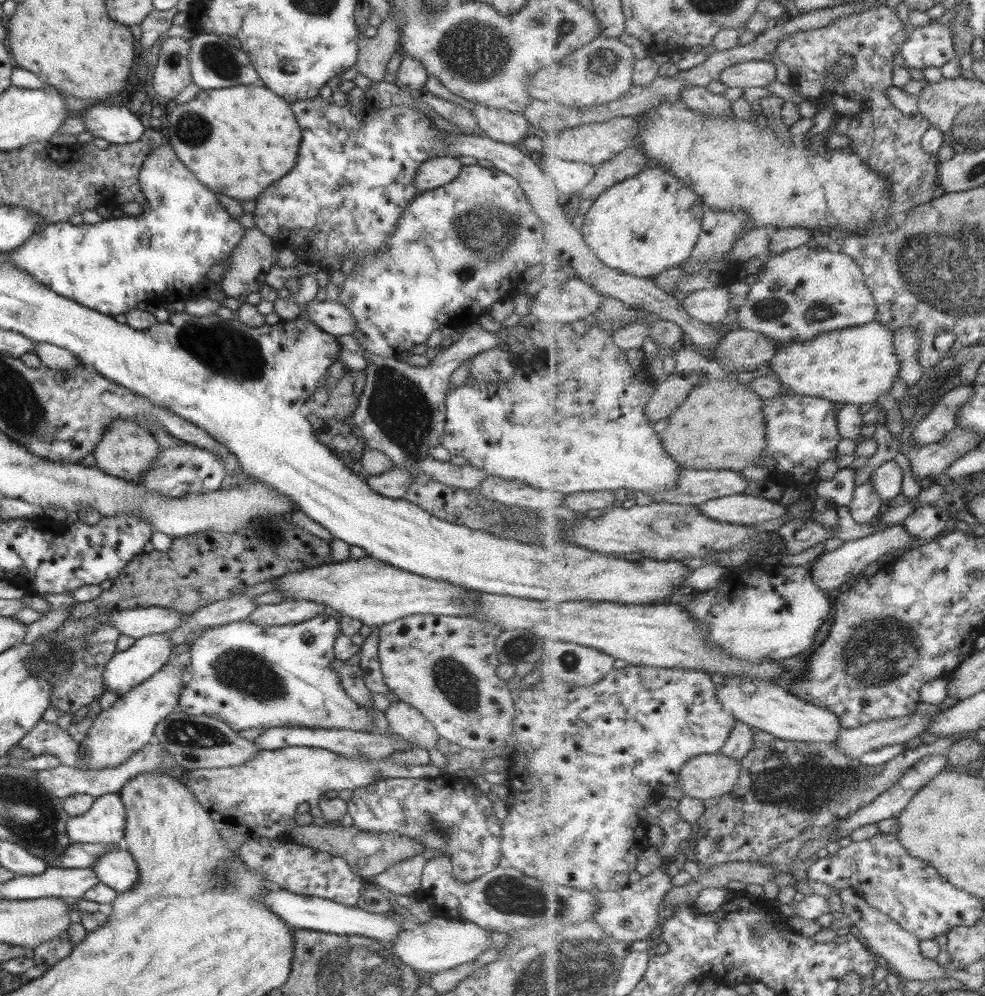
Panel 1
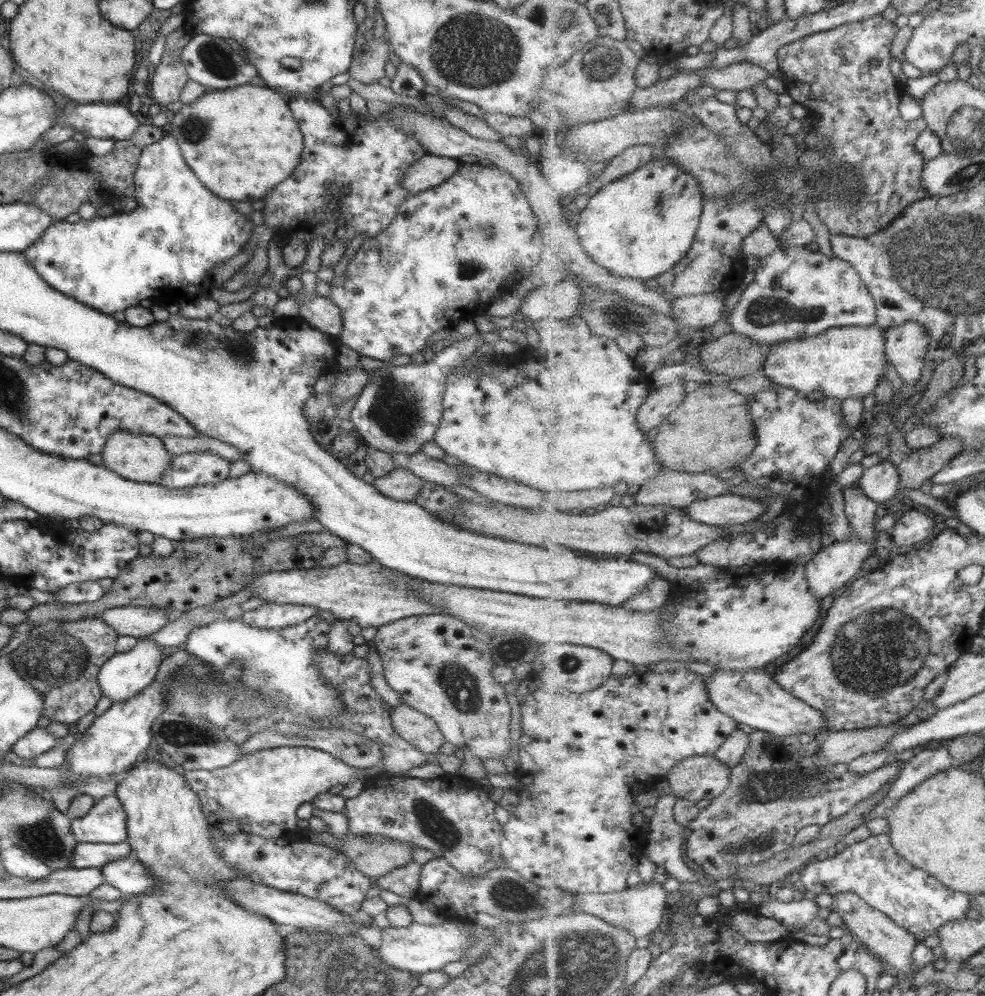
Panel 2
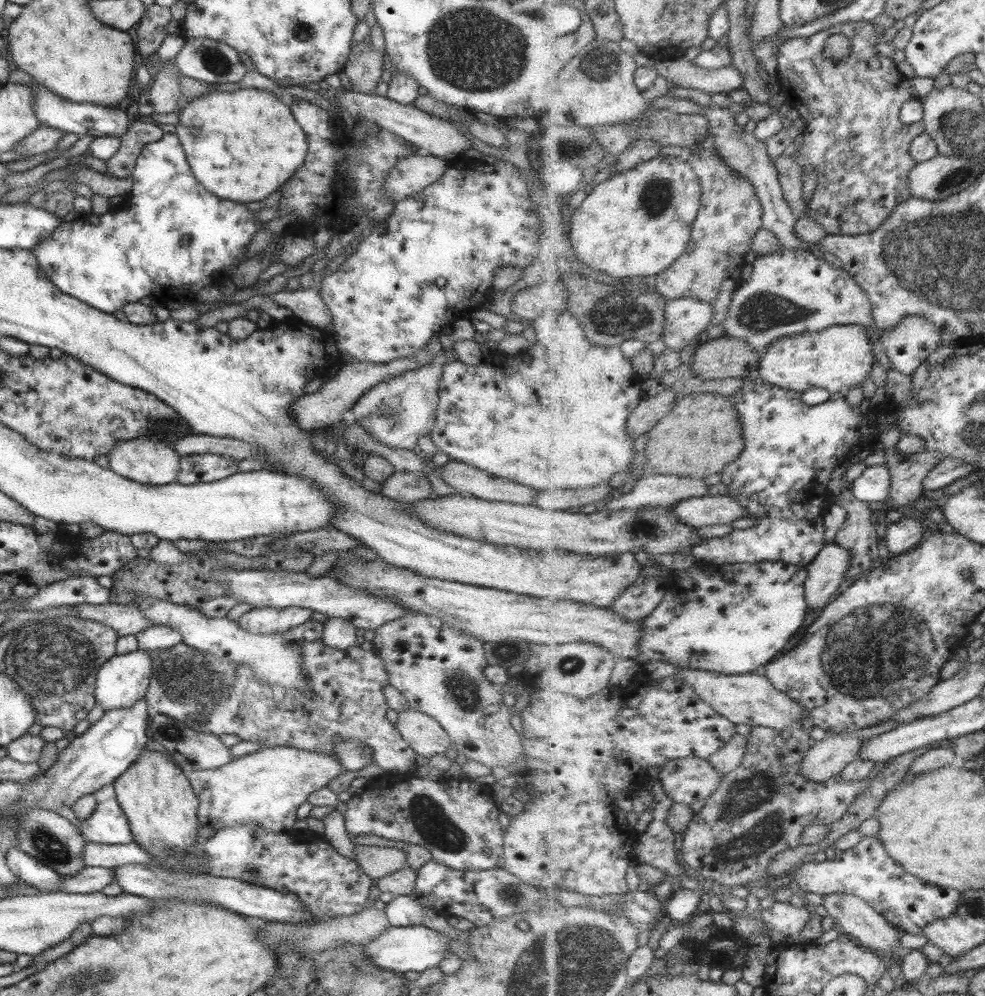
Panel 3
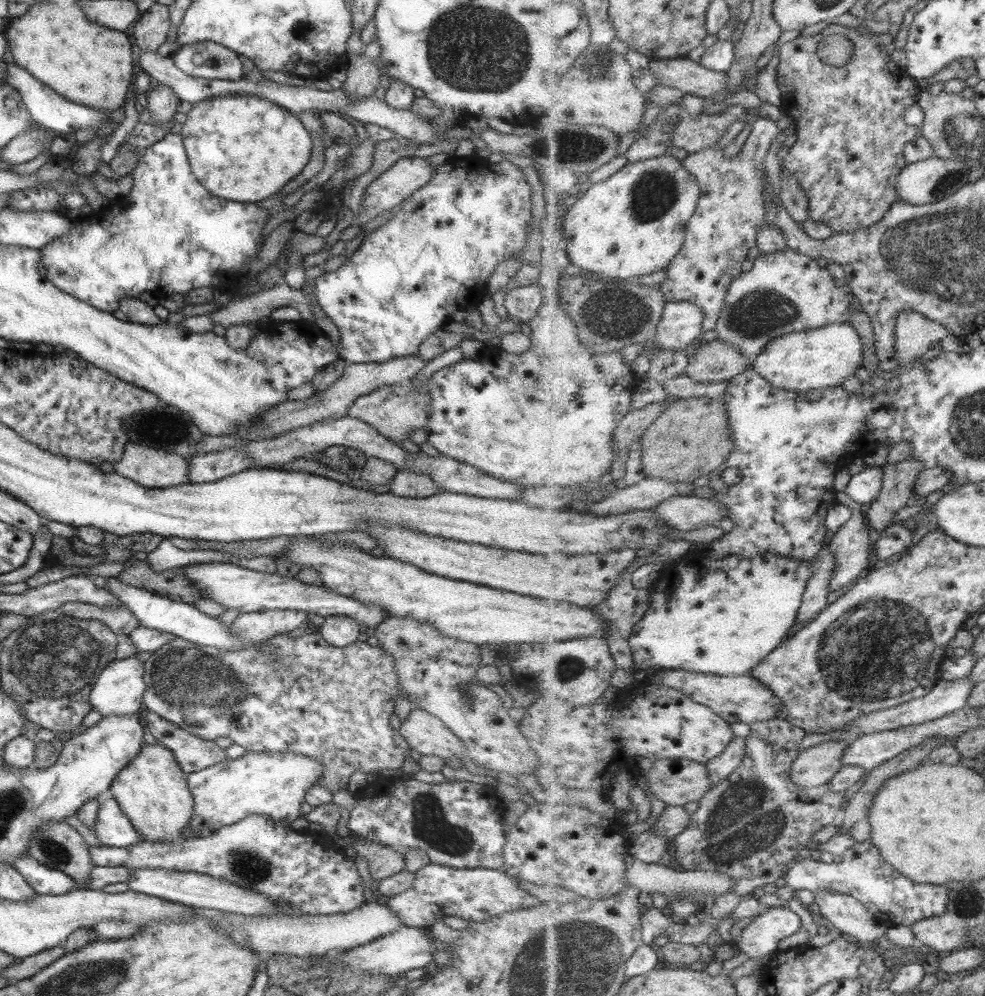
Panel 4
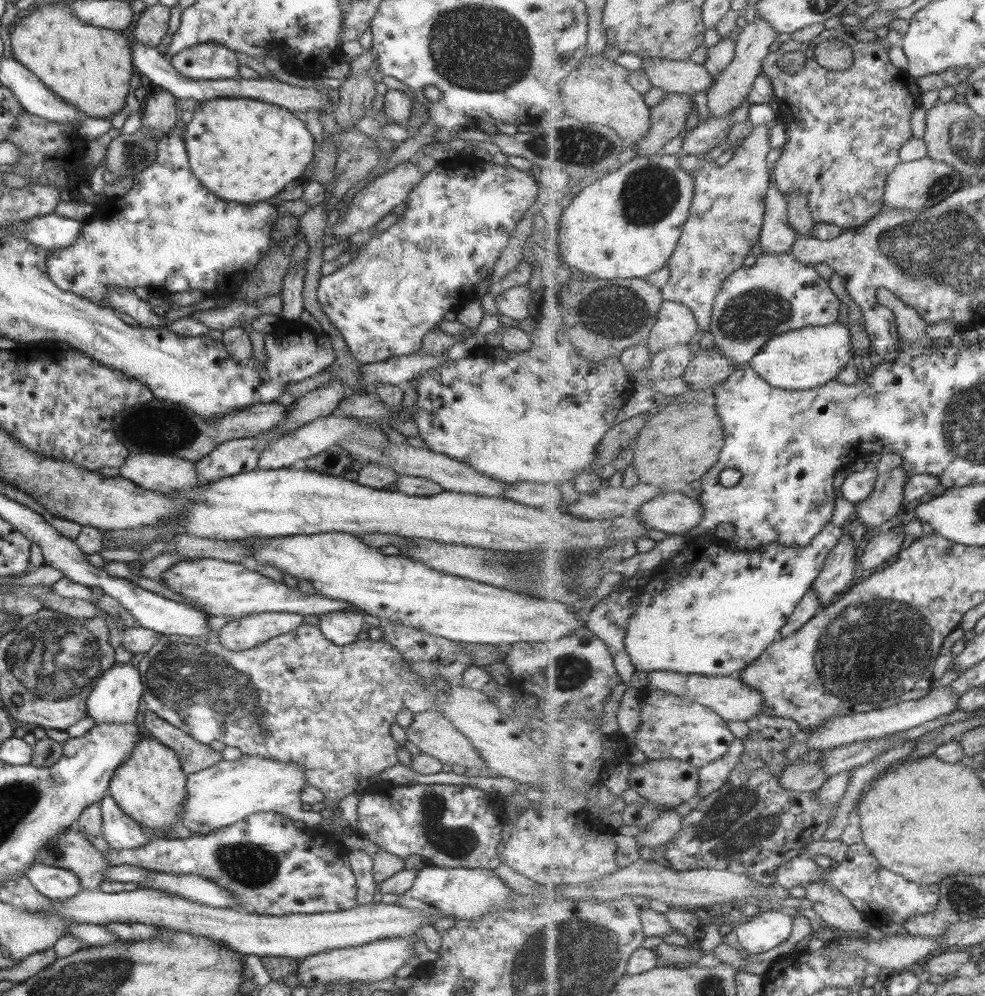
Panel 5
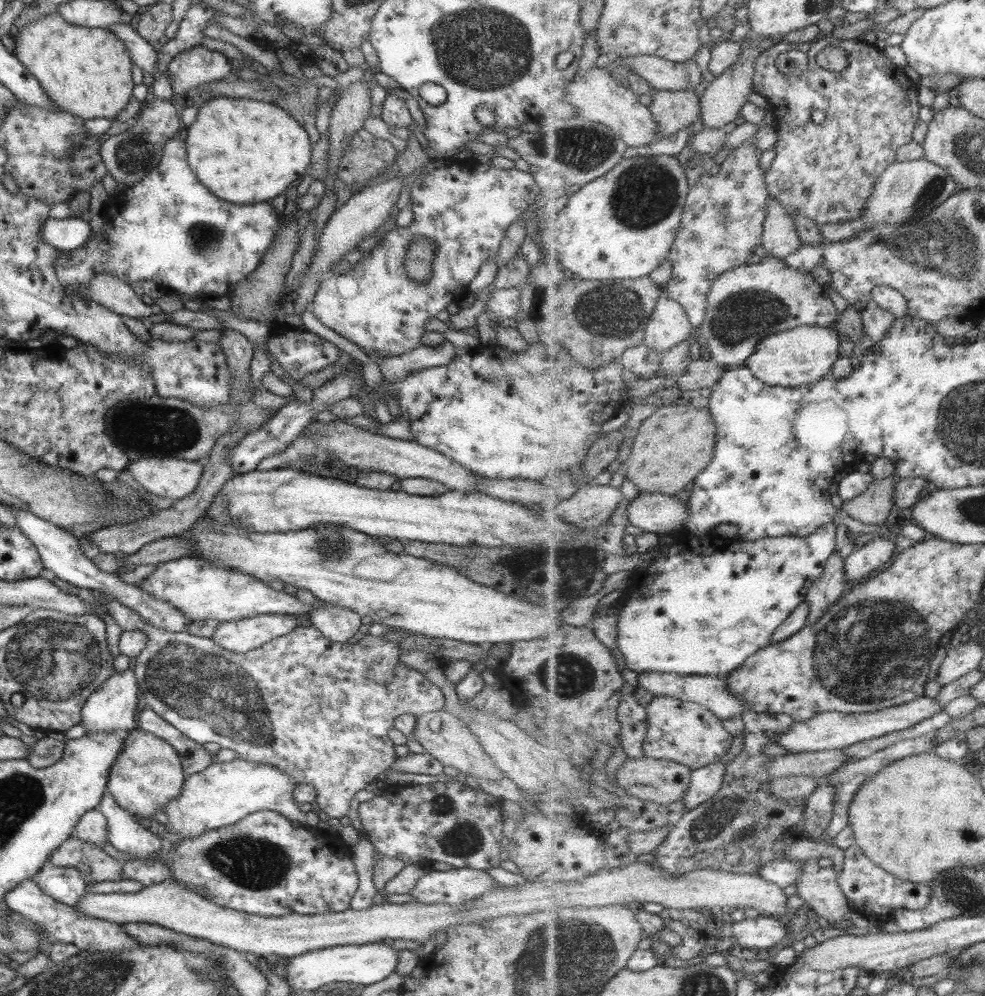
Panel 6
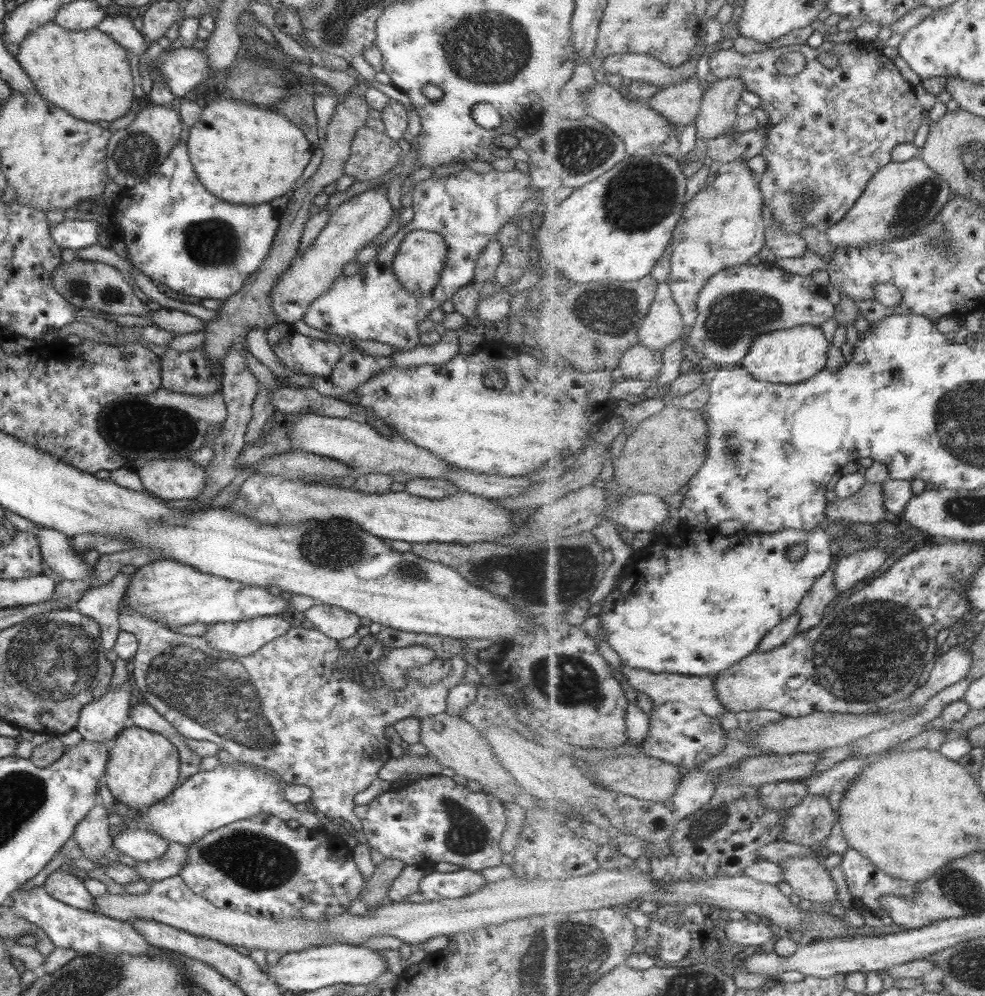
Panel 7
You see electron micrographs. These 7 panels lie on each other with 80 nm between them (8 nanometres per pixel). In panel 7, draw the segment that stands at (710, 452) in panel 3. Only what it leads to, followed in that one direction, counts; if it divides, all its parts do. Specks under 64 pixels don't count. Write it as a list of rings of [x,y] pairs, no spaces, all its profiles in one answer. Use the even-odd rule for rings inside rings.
[[[676,403],[646,418],[627,436],[621,454],[614,460],[614,480],[635,493],[667,496],[690,481],[705,466],[708,426],[702,410],[687,410]]]

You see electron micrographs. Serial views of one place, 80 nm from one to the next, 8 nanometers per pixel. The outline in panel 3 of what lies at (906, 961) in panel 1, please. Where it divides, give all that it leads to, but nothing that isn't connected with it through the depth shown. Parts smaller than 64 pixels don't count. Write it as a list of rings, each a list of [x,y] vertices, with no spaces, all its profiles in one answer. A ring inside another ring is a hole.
[[[835,893],[824,895],[823,899],[826,912],[841,926],[844,934],[851,935],[857,940],[858,944],[863,945],[865,948],[892,953],[894,965],[901,966],[904,957],[900,957],[900,955],[896,957],[896,955],[893,955],[893,952],[901,948],[899,945],[899,930],[901,930],[901,928],[889,922],[888,918],[885,918],[880,912],[877,912],[877,909],[873,908],[873,905],[870,905],[868,901],[863,900],[860,896]]]

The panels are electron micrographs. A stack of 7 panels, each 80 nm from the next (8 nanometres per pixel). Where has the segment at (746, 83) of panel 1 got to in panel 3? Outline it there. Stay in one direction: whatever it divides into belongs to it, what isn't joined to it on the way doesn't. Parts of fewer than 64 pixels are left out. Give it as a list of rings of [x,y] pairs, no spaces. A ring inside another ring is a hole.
[[[684,57],[657,61],[653,66],[667,82],[670,80],[681,88],[703,90],[709,95],[716,92],[728,93],[731,90],[743,89],[744,86],[744,76],[734,66],[709,70]]]

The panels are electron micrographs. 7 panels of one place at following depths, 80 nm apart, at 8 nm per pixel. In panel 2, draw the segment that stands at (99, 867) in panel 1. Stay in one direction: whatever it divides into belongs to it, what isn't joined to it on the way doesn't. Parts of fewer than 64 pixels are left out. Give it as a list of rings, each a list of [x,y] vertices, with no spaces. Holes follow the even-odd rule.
[[[135,856],[114,860],[99,869],[103,883],[116,888],[122,897],[143,896],[154,891],[157,880],[141,866]]]

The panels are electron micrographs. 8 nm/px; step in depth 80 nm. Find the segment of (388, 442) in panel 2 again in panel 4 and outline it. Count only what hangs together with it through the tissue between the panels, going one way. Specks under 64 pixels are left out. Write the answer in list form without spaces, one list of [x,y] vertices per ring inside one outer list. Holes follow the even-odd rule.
[[[410,380],[403,383],[390,384],[373,390],[371,393],[359,396],[353,404],[349,406],[346,416],[353,417],[365,422],[374,428],[381,436],[395,442],[407,437],[411,430],[423,429],[429,411],[429,397],[427,397],[426,382],[419,383],[416,387],[411,387]]]

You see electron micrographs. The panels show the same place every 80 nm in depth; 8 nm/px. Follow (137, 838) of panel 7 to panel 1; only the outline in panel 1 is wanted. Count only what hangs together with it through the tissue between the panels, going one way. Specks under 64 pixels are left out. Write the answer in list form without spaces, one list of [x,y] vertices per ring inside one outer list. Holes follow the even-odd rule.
[[[118,793],[105,794],[94,799],[85,814],[67,818],[65,836],[71,843],[117,846],[123,842],[125,822]]]

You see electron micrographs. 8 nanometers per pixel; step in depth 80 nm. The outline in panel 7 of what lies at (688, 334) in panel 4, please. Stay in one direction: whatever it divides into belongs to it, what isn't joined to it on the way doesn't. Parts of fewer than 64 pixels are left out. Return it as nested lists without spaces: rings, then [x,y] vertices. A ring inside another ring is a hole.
[[[667,281],[658,283],[656,299],[645,317],[640,330],[640,344],[649,349],[660,351],[669,348],[675,340],[683,338],[683,328],[687,326],[679,305],[672,295],[672,288]]]

